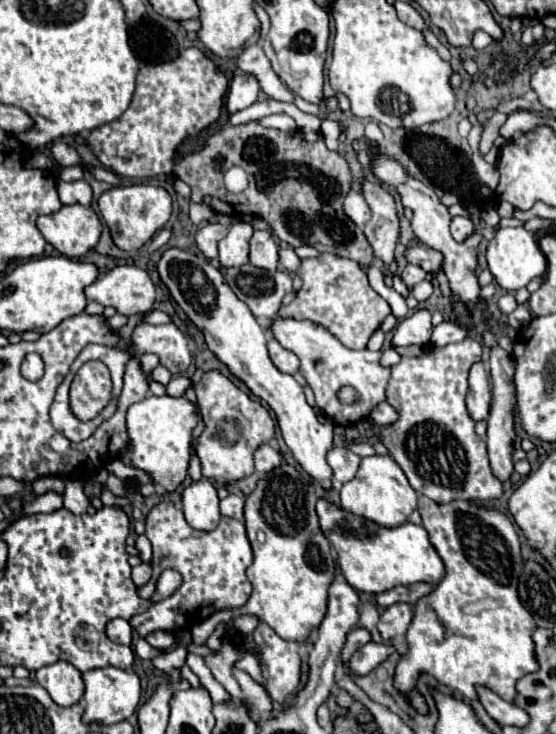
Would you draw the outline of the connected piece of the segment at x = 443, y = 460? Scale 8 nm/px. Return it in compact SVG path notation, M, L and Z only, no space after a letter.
M466 338L448 346L426 346L422 356L402 356L398 366L390 368L390 384L386 402L398 410L398 420L380 430L380 442L388 448L390 456L404 470L410 486L436 502L450 500L494 500L502 496L502 482L494 476L488 460L486 442L476 434L474 420L466 410L468 370L474 360L480 360L480 342Z

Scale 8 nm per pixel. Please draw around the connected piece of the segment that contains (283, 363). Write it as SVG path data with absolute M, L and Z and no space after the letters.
M274 338L268 340L268 352L270 352L270 360L274 362L274 366L284 372L284 374L296 374L300 368L300 360L296 358L294 352L282 348Z

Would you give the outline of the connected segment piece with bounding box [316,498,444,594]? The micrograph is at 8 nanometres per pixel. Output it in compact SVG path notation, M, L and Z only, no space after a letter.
M320 498L316 504L320 528L336 552L338 566L350 586L358 592L380 594L394 586L410 586L416 582L438 584L444 576L444 564L432 548L428 534L422 526L404 522L396 528L384 528L364 516L356 516L342 506Z

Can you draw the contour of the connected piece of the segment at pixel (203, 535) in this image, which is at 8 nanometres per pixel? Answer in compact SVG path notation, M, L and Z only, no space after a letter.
M160 504L148 512L146 536L152 542L150 564L154 572L150 582L138 588L138 596L150 598L156 590L158 576L166 568L176 568L182 574L184 582L180 586L180 594L176 594L176 600L162 600L158 604L152 604L146 612L130 618L130 626L142 638L156 630L174 634L182 628L192 628L194 624L204 622L216 612L240 608L248 602L252 586L246 578L246 568L252 562L252 550L242 522L222 516L220 524L214 530L200 532L186 524L180 508L176 508L174 504Z

